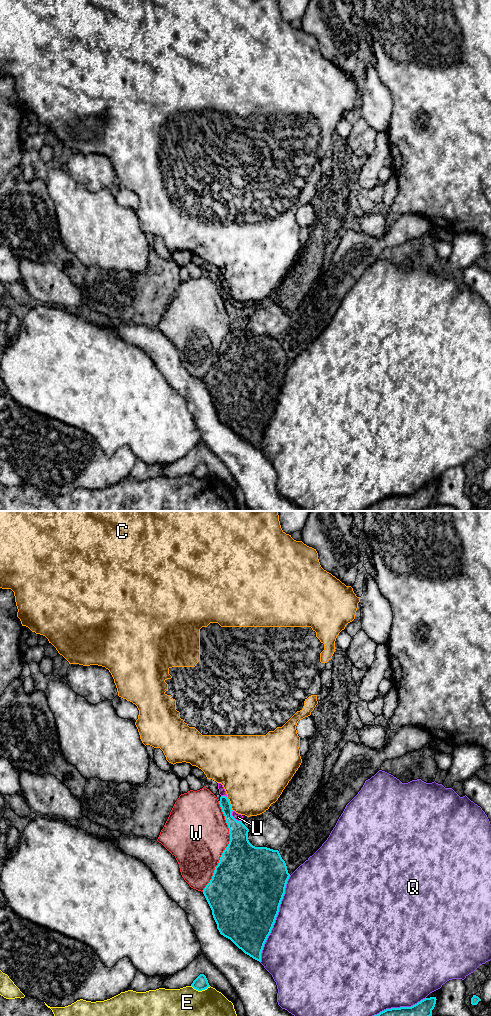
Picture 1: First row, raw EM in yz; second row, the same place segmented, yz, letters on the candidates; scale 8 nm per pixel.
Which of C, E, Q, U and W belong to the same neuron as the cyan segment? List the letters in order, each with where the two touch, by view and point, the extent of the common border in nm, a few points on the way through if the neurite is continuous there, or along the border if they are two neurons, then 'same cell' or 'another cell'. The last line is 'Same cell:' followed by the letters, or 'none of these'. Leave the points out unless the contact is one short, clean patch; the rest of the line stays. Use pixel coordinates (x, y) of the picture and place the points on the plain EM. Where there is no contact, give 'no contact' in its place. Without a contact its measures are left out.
C: meets cyan in yz at (230, 292); contact 130 nm long; another cell
E: meets cyan in yz at (201, 478); contact 160 nm long; another cell
Q: meets cyan in yz at (275, 407); contact 750 nm long; another cell
U: meets cyan in yz at (233, 305); contact 120 nm long; border along yz (232, 298), (232, 303), (241, 309); another cell
W: meets cyan in yz at (227, 334); contact 750 nm long; another cell
Same cell: none of these

